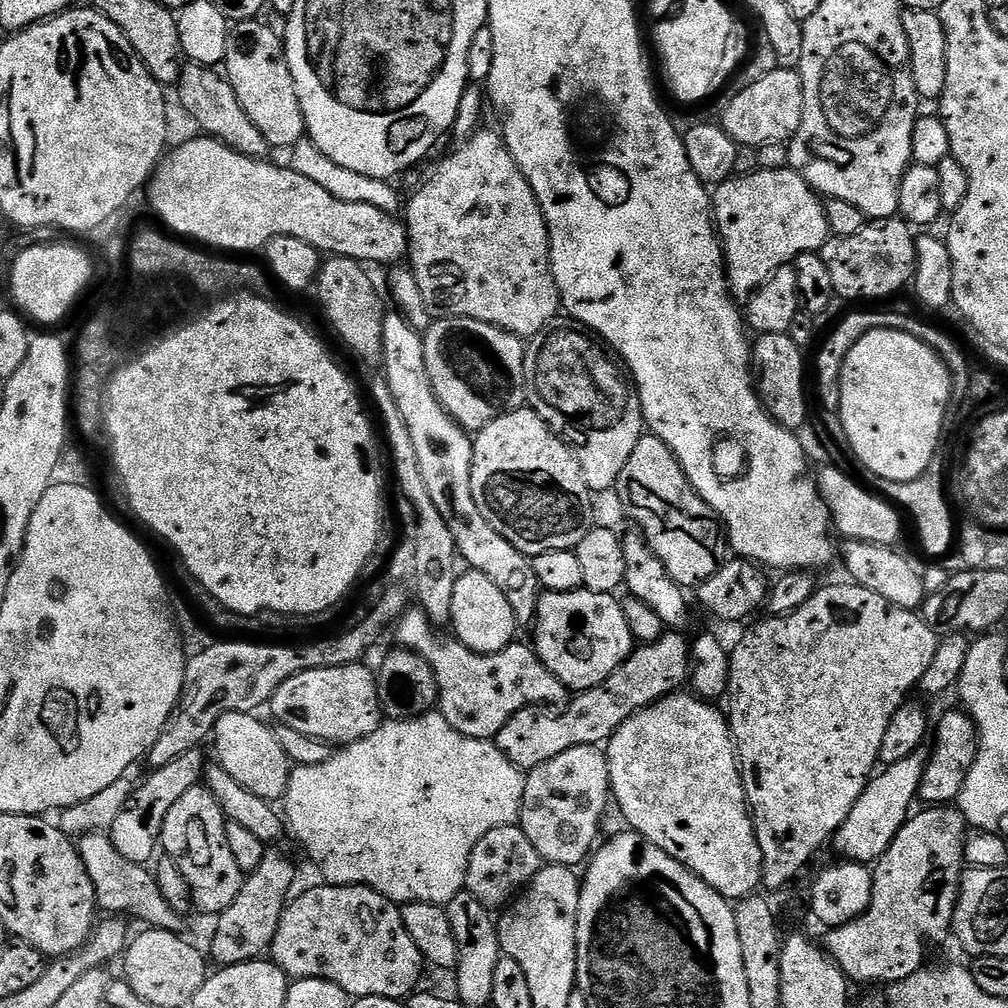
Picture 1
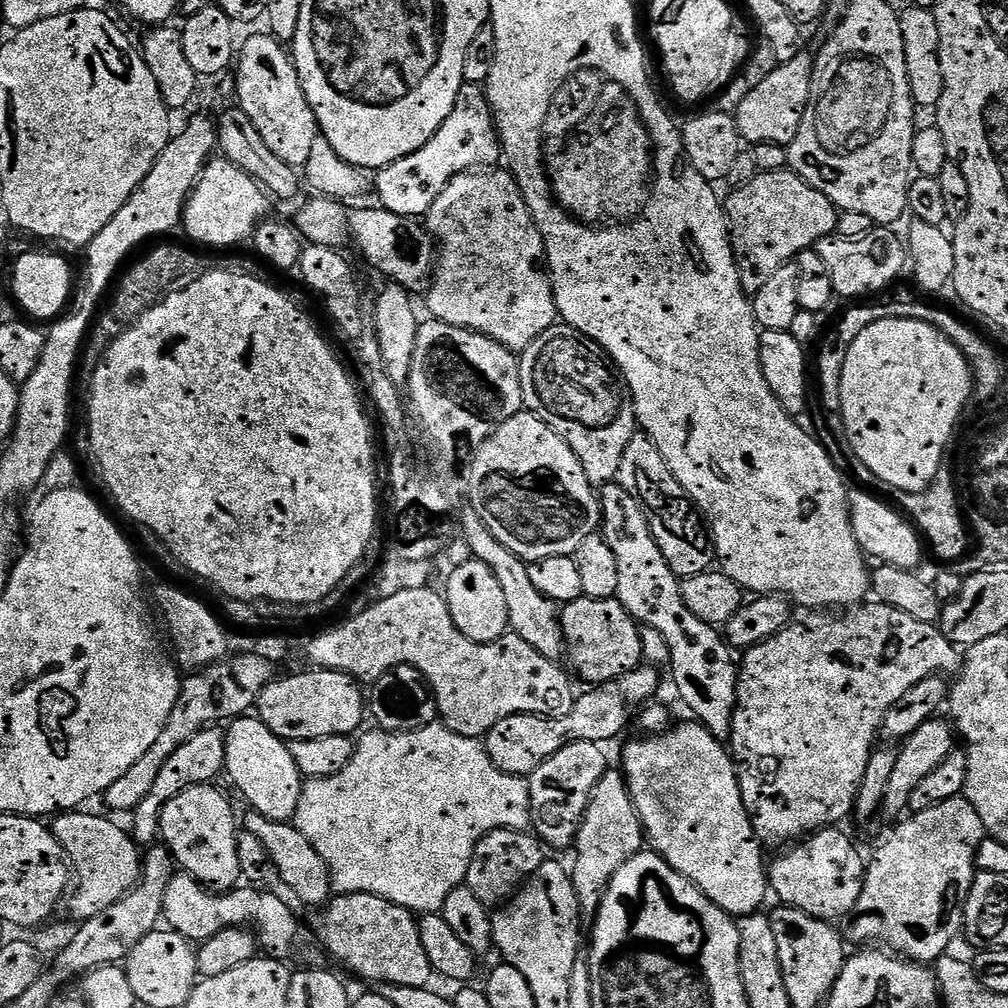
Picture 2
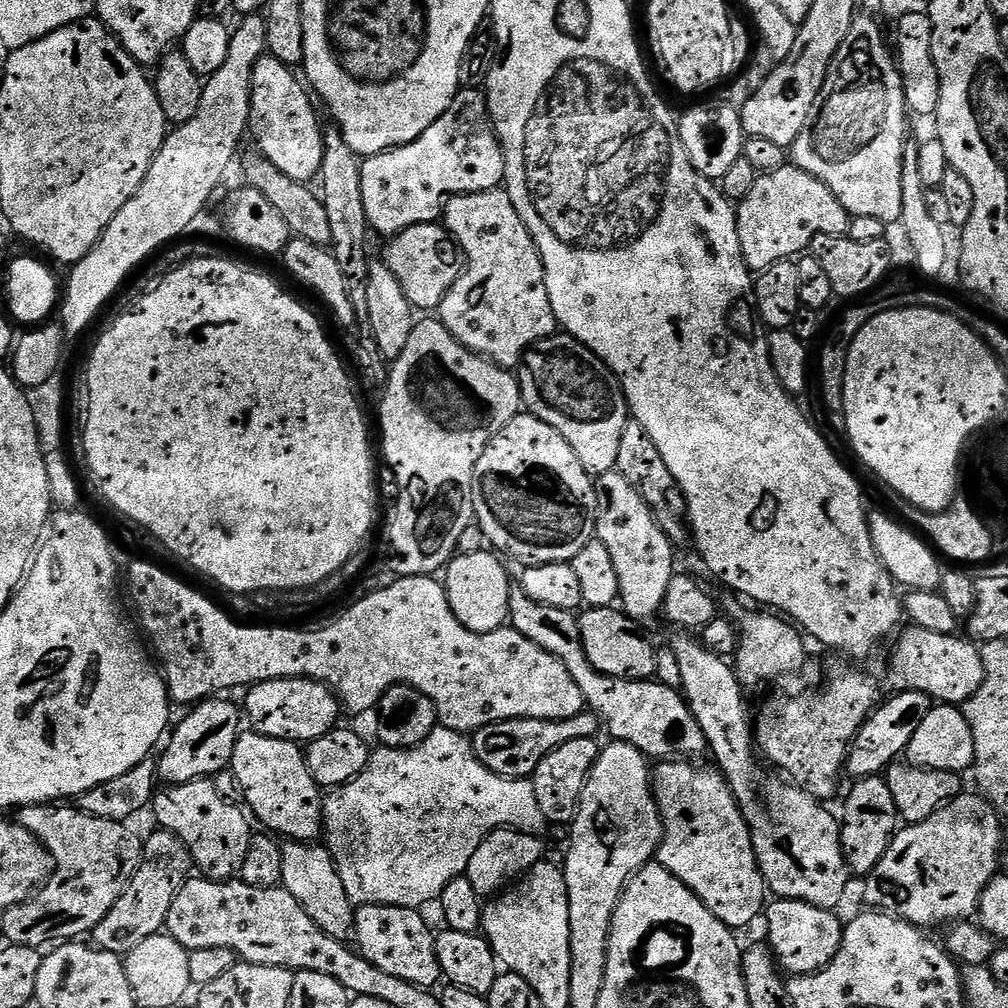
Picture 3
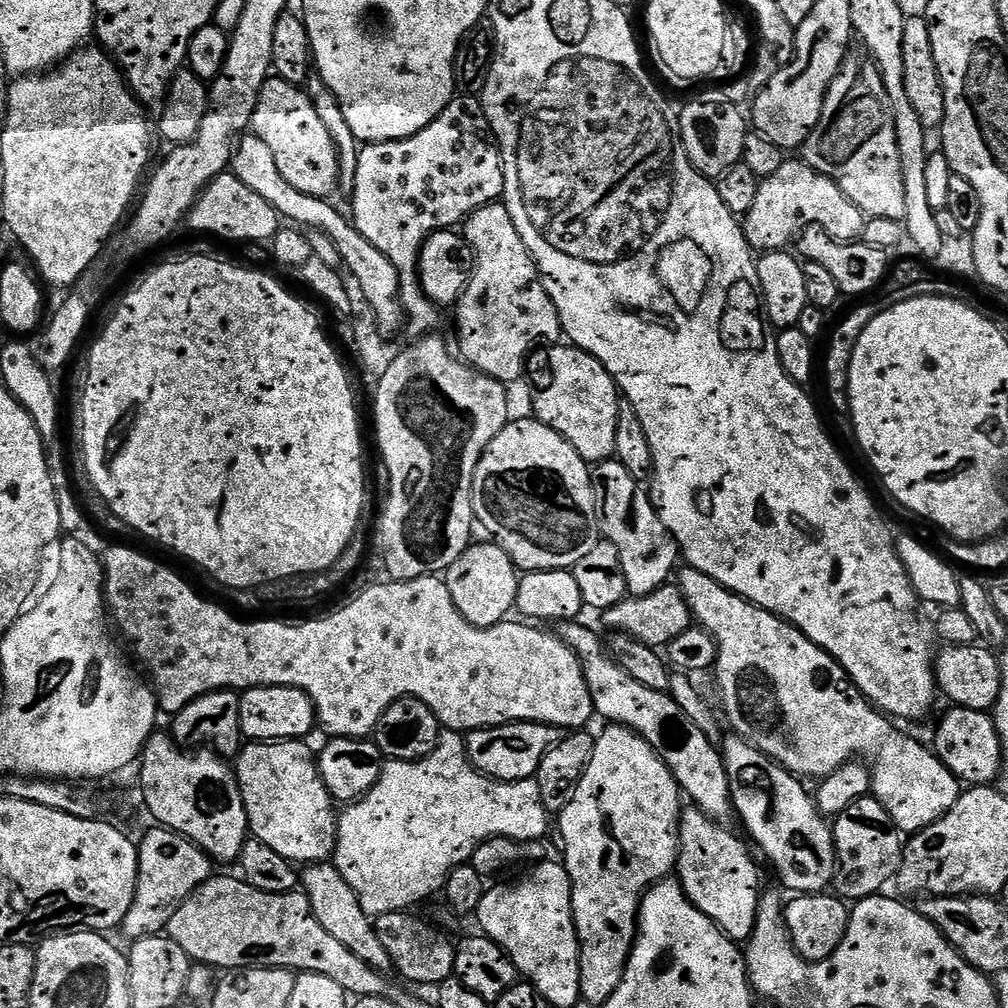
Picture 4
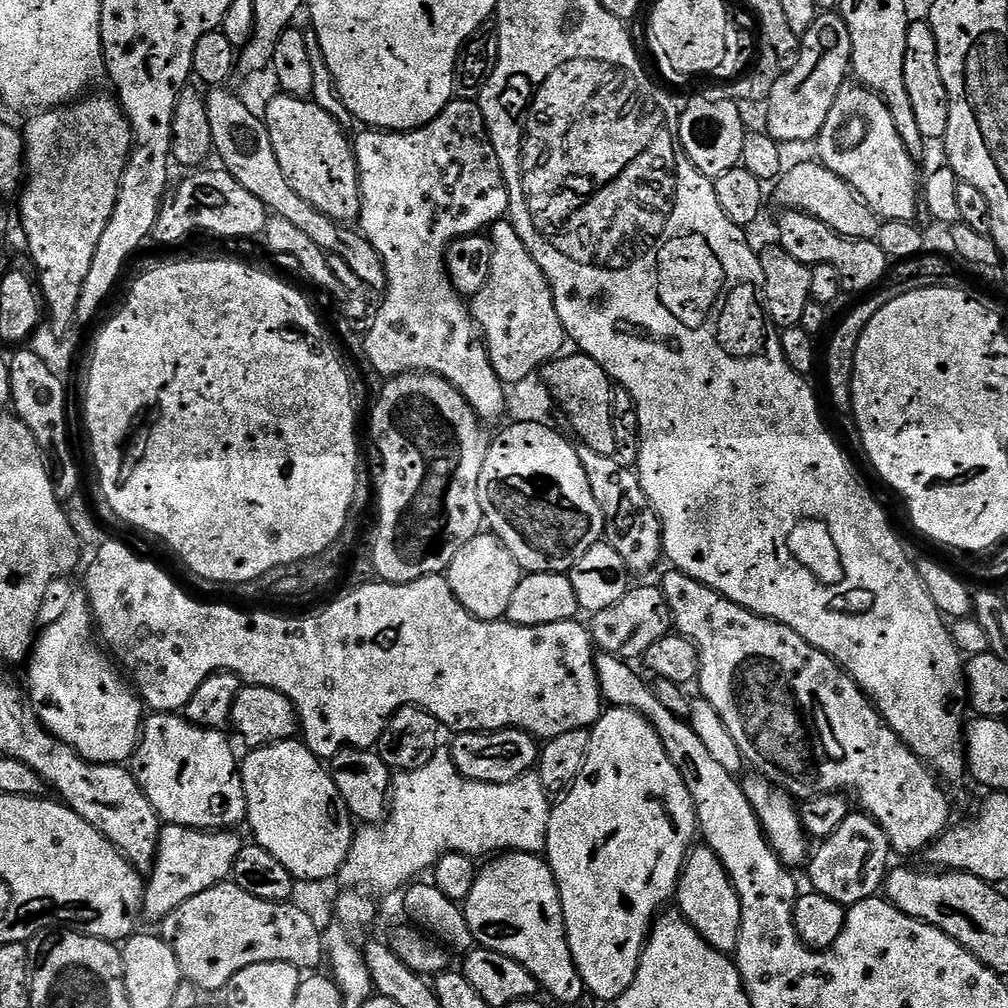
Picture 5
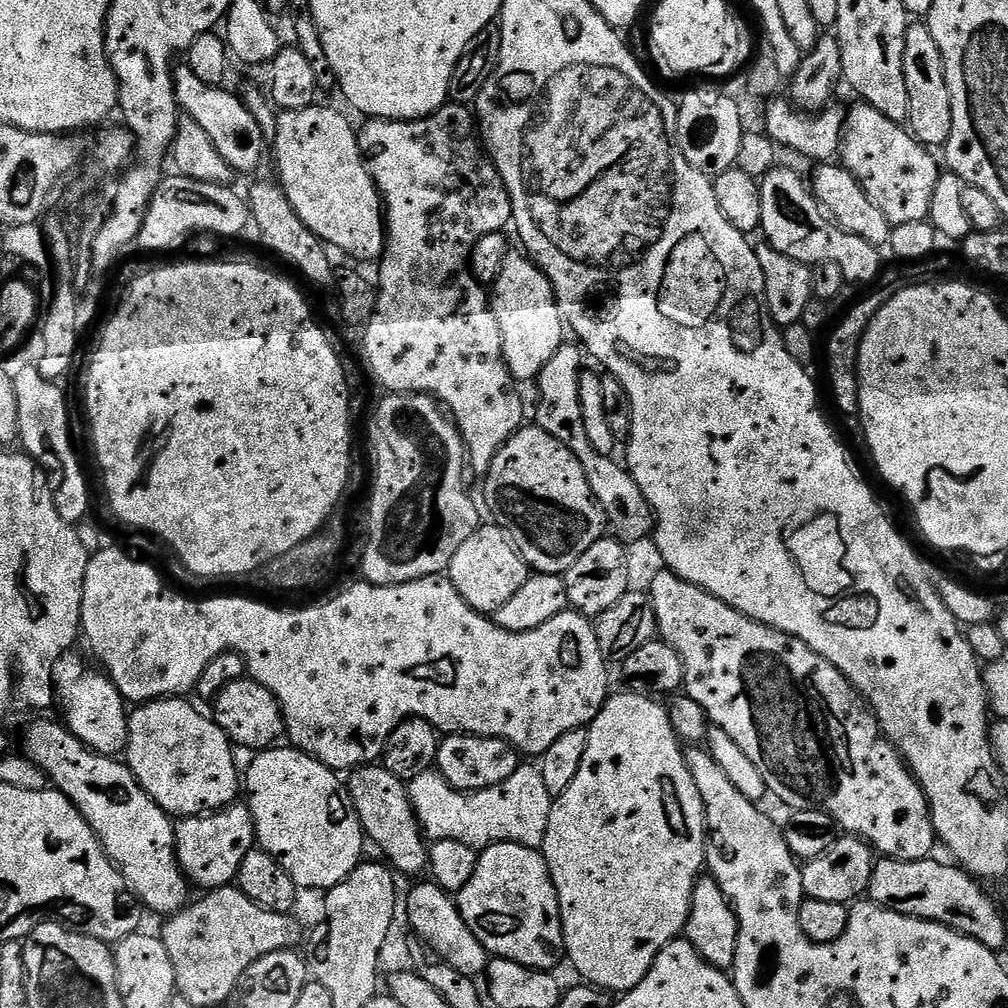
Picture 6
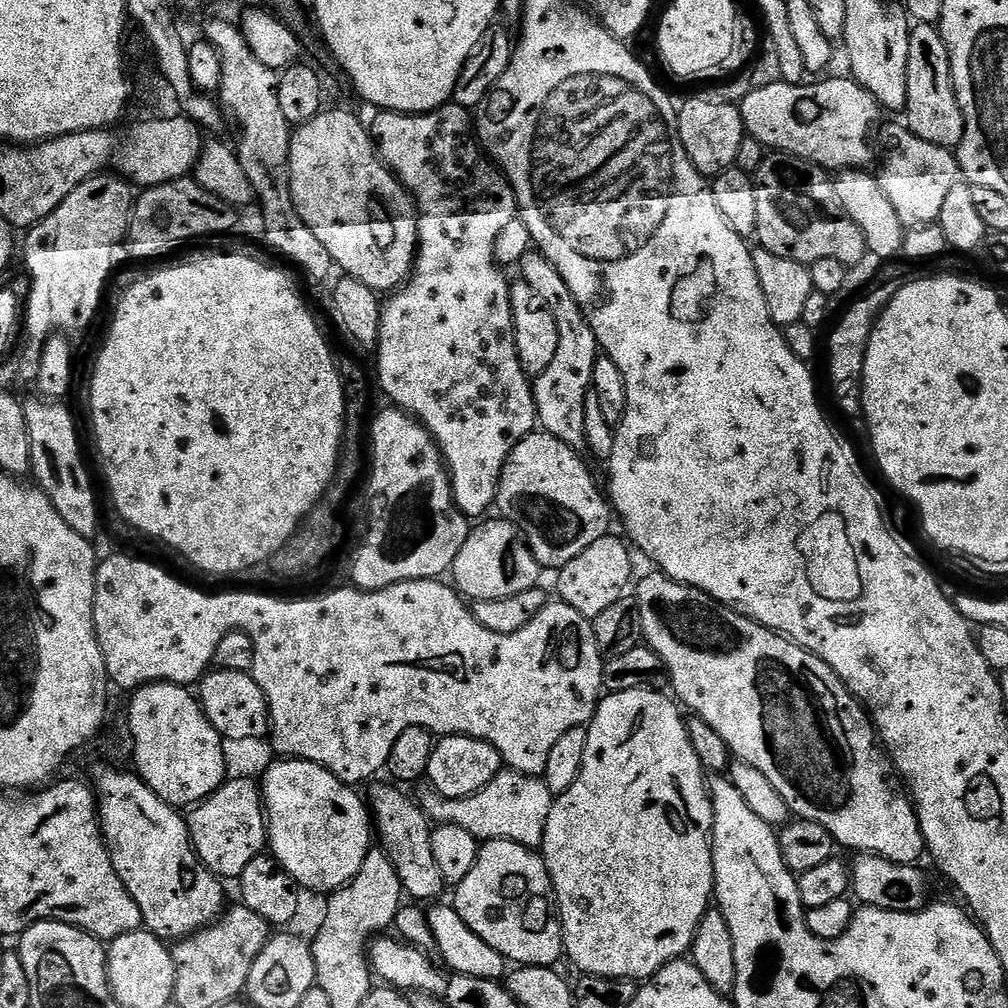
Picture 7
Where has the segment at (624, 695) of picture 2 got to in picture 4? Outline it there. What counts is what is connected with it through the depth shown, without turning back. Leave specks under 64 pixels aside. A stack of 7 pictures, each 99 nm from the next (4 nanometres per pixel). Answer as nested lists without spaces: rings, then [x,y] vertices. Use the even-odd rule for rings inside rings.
[[[522,720],[519,724],[503,724],[497,728],[479,728],[466,736],[468,760],[472,767],[491,780],[531,780],[535,777],[542,758],[562,738],[559,728],[551,724],[531,724]]]

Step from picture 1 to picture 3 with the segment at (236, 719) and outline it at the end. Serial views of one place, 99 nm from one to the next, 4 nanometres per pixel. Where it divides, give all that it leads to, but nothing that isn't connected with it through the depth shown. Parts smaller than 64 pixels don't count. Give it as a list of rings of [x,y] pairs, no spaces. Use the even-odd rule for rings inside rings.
[[[244,730],[234,746],[230,765],[230,773],[248,803],[247,811],[256,815],[269,833],[288,836],[284,838],[292,842],[315,841],[322,828],[322,789],[311,777],[304,754],[305,749],[295,740],[279,740]]]

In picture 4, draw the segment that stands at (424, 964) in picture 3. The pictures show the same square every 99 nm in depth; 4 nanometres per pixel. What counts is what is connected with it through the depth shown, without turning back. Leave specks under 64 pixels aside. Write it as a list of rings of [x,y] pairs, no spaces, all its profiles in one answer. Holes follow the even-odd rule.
[[[411,911],[391,912],[375,917],[374,927],[378,934],[378,942],[386,948],[386,954],[392,959],[393,969],[401,972],[408,980],[416,984],[432,984],[439,986],[444,980],[454,976],[454,958],[456,944],[448,941],[436,928],[431,928],[424,920],[411,916]]]

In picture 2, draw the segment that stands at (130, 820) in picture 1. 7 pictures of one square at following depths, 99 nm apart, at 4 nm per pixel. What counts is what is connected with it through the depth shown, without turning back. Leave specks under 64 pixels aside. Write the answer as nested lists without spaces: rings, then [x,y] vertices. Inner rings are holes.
[[[223,727],[204,728],[198,734],[194,734],[194,738],[190,738],[190,742],[186,742],[186,746],[178,746],[178,750],[174,750],[174,754],[170,754],[166,766],[162,766],[162,770],[158,770],[158,778],[154,782],[150,794],[146,794],[146,798],[142,798],[142,802],[137,806],[135,812],[131,813],[130,835],[137,845],[152,846],[161,839],[160,819],[166,802],[178,798],[178,794],[182,794],[187,788],[193,788],[199,784],[212,784],[215,776],[219,772],[221,775],[225,771],[227,737],[228,733]]]

